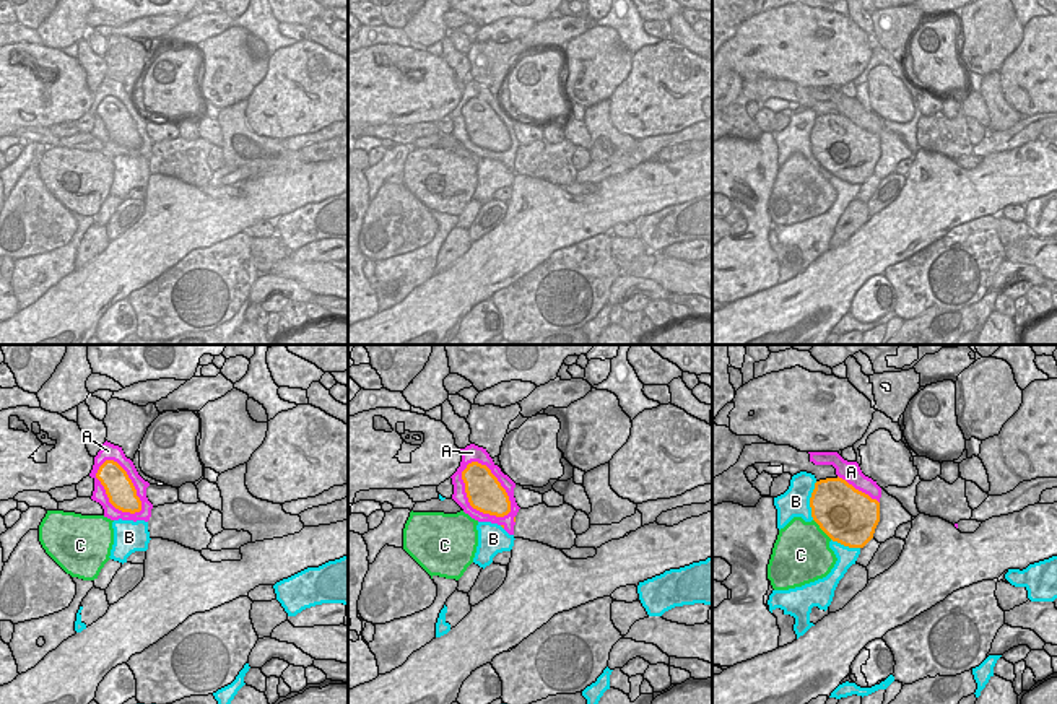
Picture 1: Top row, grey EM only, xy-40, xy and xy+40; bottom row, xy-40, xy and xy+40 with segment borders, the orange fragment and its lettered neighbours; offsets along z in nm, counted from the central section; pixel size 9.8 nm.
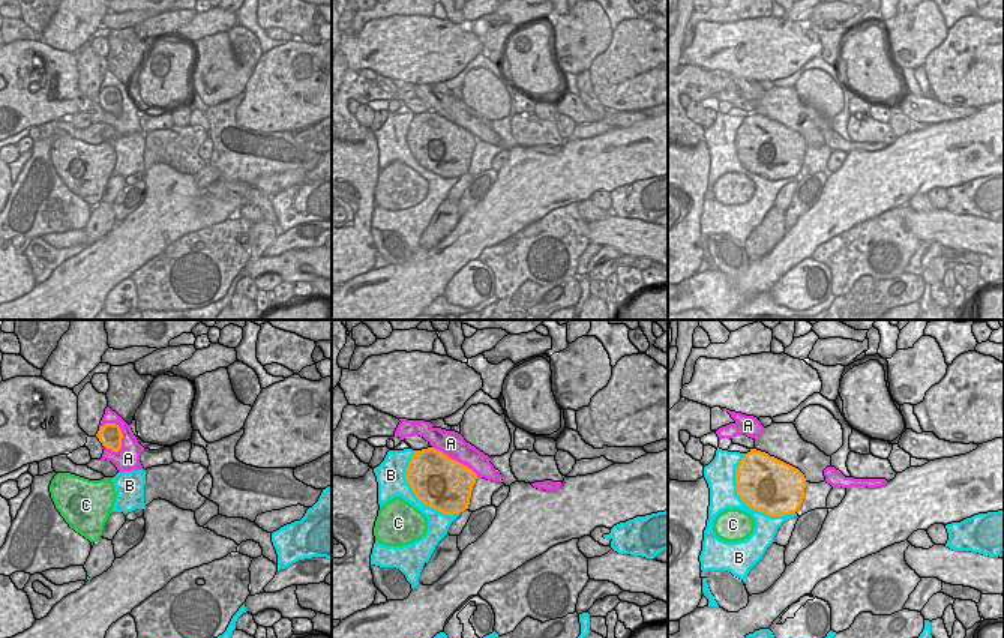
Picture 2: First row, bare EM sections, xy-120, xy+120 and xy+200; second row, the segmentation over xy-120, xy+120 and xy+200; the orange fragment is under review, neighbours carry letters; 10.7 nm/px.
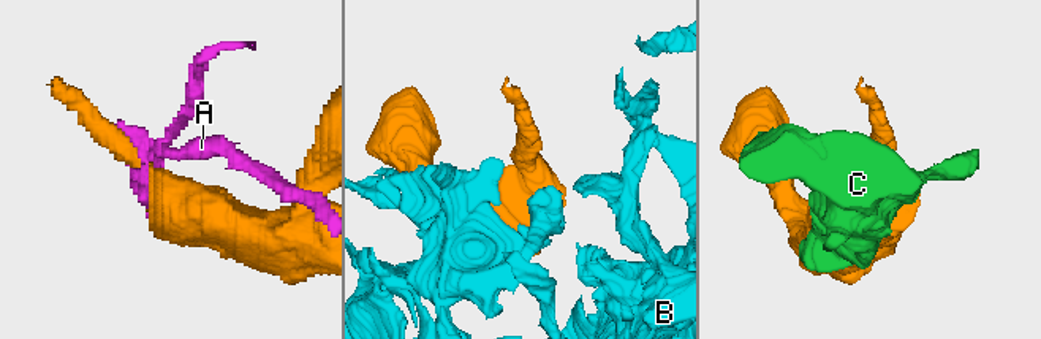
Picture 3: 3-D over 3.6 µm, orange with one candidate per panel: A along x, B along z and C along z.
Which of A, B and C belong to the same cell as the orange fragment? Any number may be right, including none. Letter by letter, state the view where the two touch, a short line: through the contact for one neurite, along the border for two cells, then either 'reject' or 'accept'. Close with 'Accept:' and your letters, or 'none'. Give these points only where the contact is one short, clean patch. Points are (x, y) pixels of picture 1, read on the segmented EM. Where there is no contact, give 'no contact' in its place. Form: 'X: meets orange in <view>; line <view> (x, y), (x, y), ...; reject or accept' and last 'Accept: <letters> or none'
A: meets orange in xy; reject
B: meets orange in xy+40; reject
C: meets orange in xy+40; line xy+40 (841, 512), (822, 529), (804, 547); accept
Accept: C

